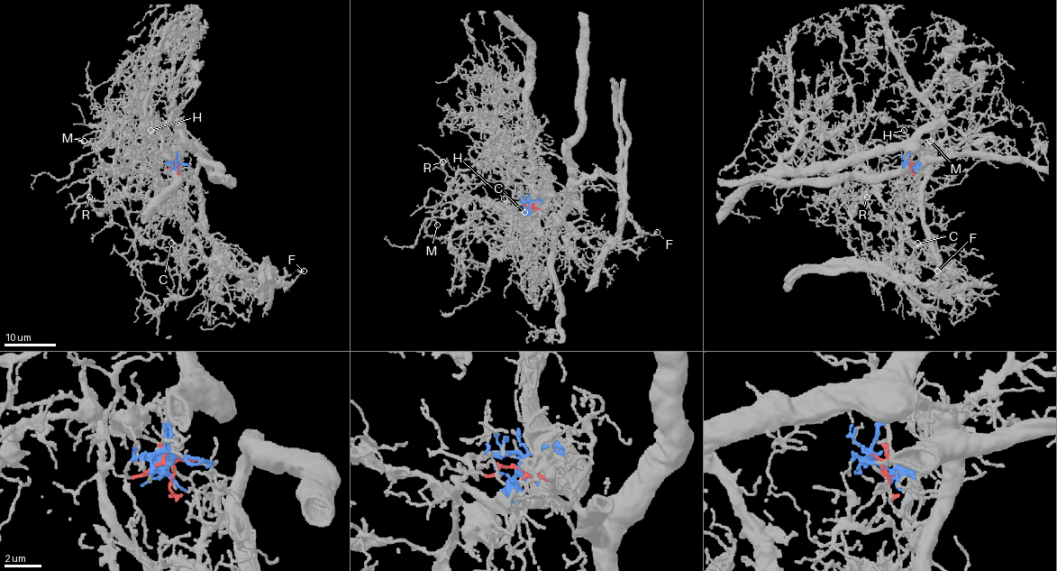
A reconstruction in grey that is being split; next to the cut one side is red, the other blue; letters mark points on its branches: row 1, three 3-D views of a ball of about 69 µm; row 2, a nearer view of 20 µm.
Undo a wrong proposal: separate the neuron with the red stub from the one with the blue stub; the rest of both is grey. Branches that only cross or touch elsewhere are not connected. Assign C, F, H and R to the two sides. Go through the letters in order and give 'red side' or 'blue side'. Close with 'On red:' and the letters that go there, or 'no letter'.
C: red side
F: red side
H: red side
R: blue side
On red: C, F, H

